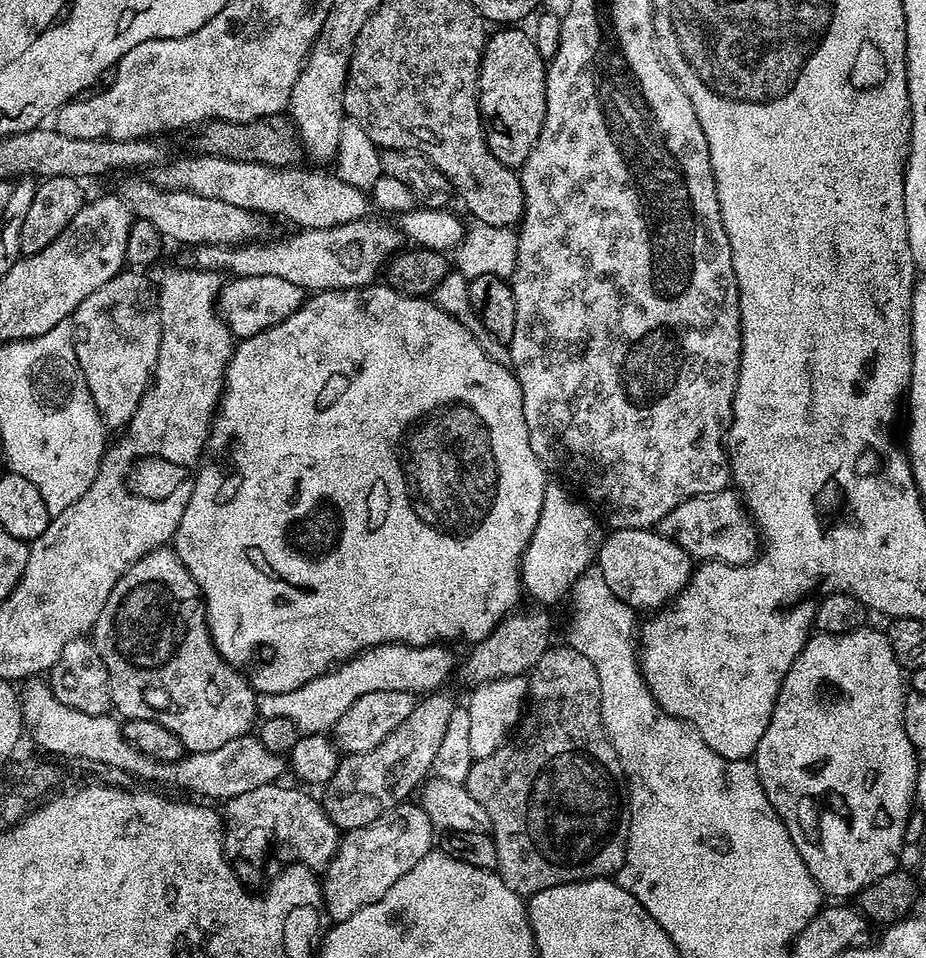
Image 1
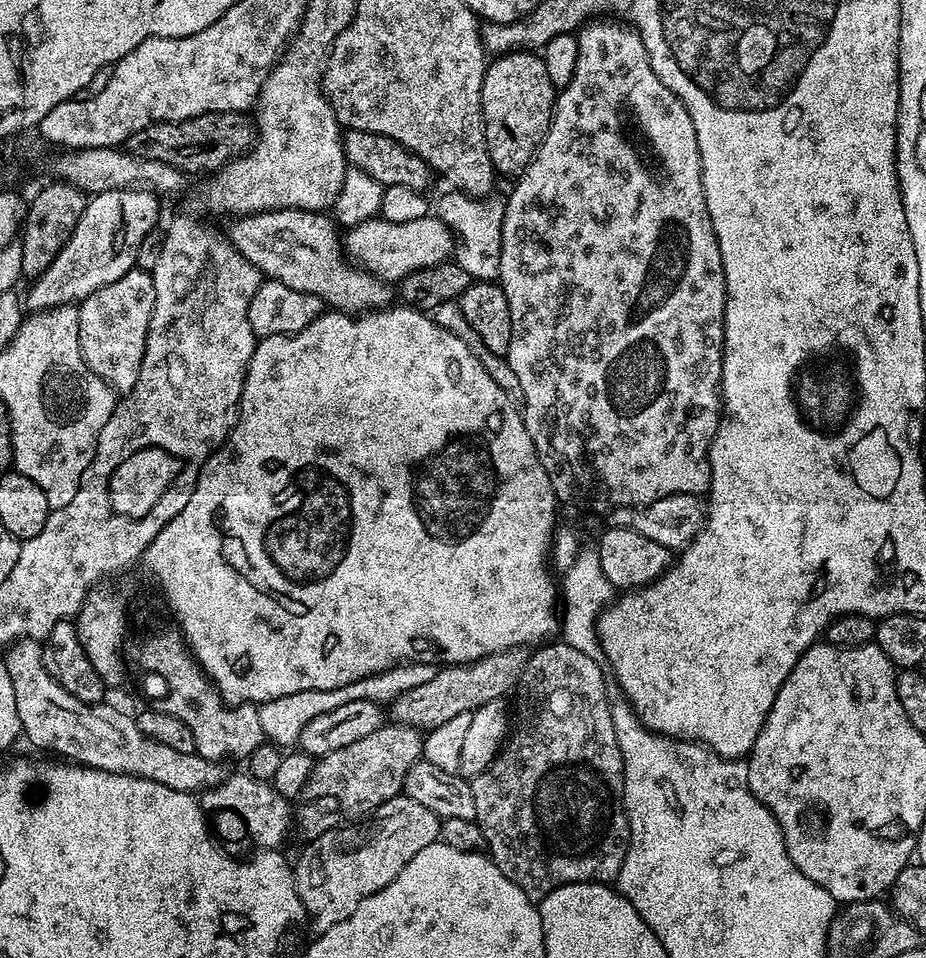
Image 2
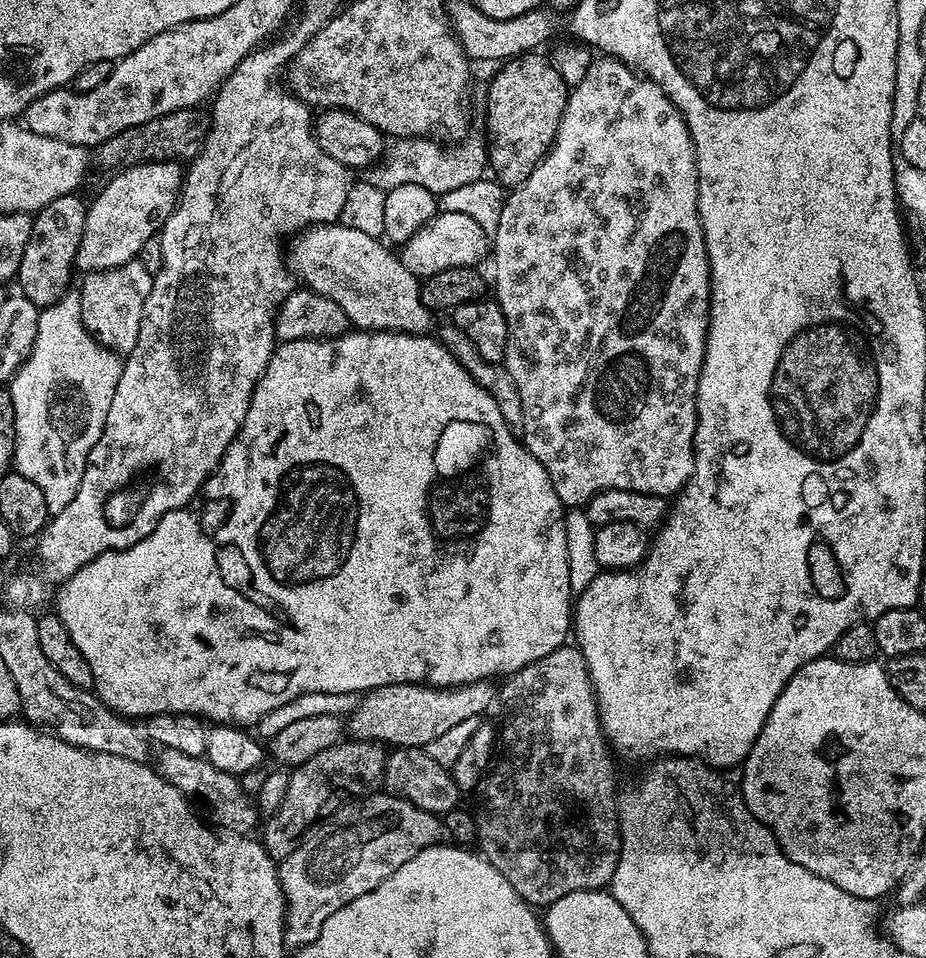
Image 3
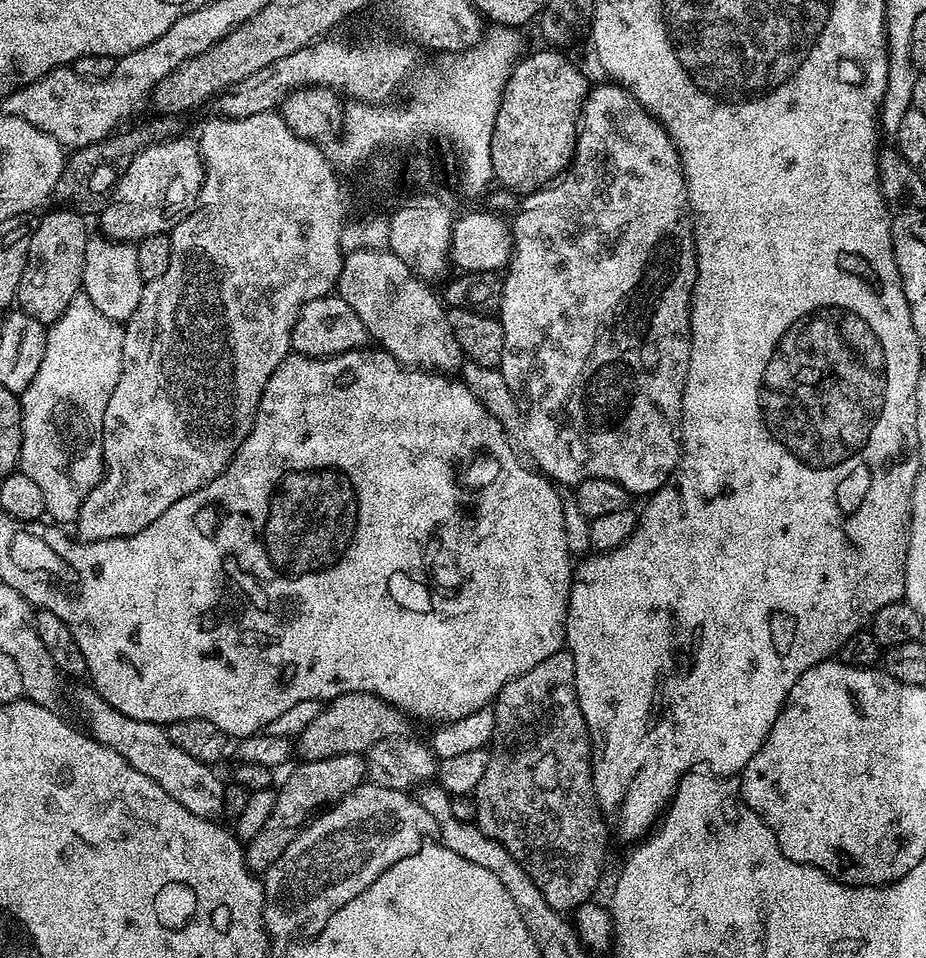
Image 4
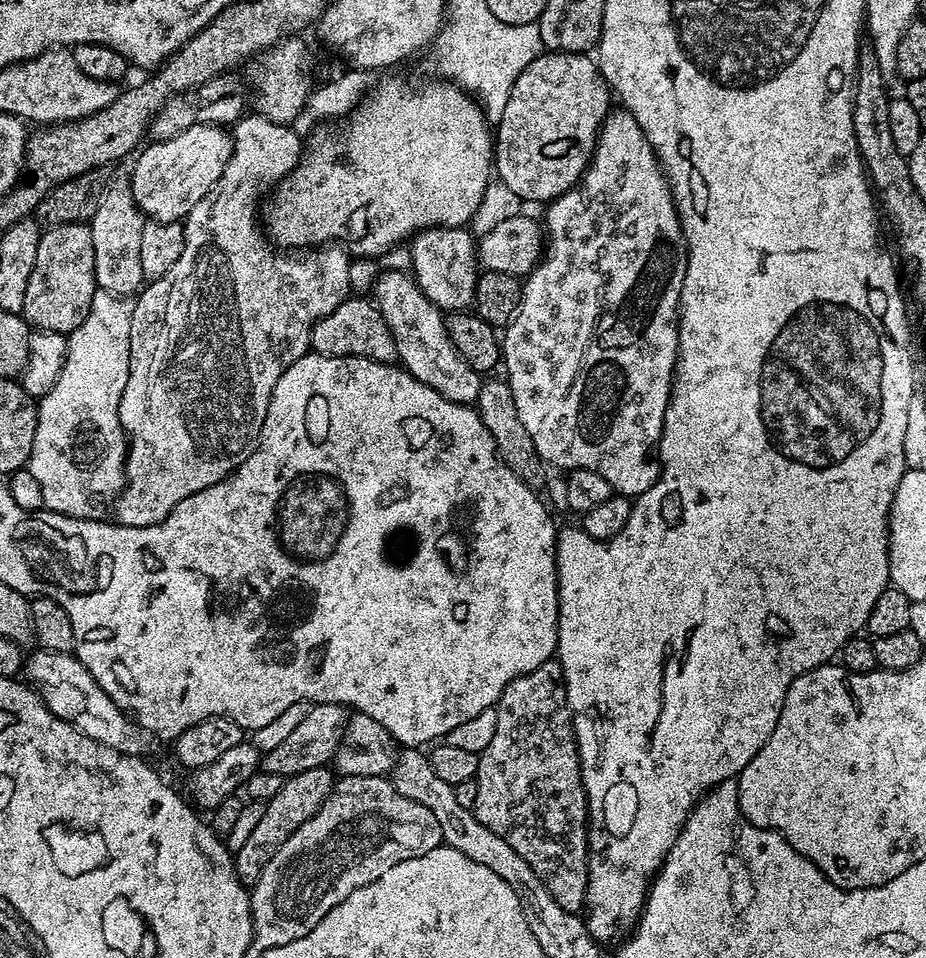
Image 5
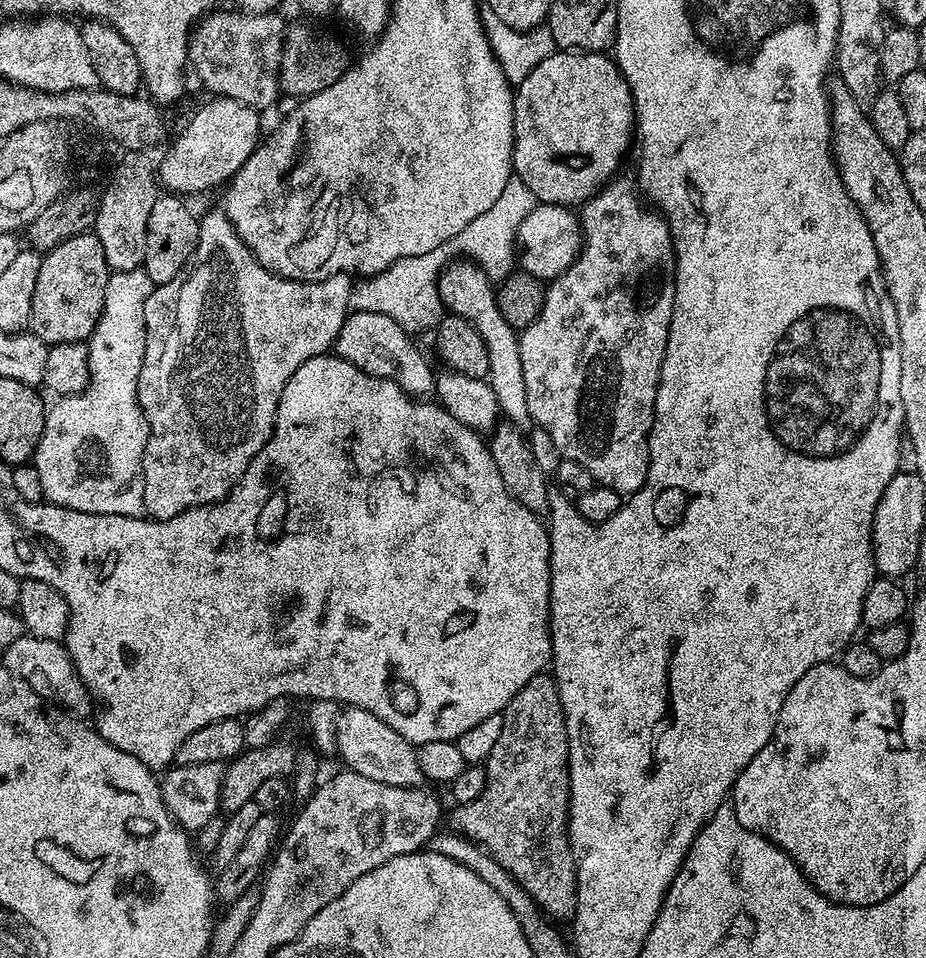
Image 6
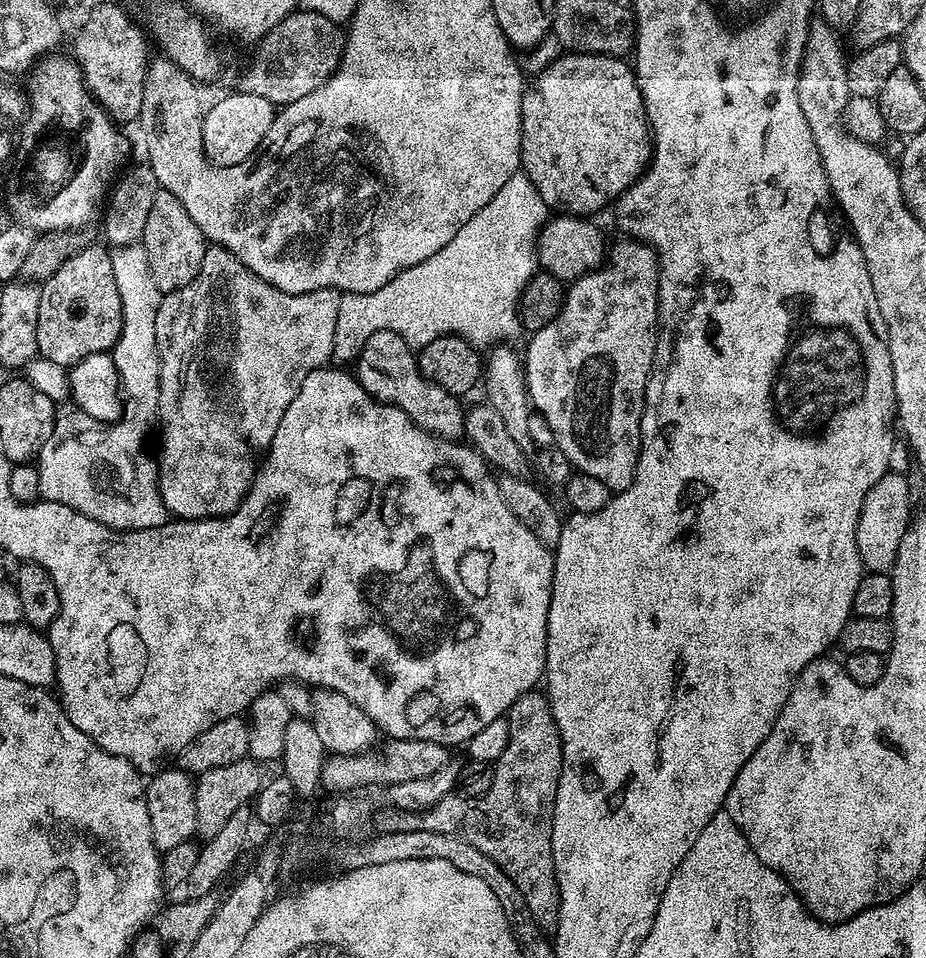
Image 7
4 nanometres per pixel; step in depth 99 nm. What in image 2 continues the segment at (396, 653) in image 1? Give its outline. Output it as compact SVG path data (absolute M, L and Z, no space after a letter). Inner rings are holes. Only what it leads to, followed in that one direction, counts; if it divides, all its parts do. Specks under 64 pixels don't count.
M395 664L385 672L362 678L353 684L347 684L334 690L302 690L298 694L286 694L286 698L274 698L258 707L258 719L262 725L262 734L265 741L271 742L281 749L288 750L297 743L299 735L308 722L313 721L320 714L327 714L348 702L358 702L366 699L381 706L396 700L406 690L414 690L416 686L426 686L430 678L437 672L434 664Z

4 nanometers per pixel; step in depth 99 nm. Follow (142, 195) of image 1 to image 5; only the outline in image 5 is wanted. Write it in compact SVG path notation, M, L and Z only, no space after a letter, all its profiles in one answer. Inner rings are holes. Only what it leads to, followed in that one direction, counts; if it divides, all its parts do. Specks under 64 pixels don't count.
M384 270L374 281L374 303L396 343L396 355L405 372L418 382L438 390L442 398L469 406L475 405L482 383L481 373L475 372L458 354L444 325L446 316L416 285L411 275L402 270Z

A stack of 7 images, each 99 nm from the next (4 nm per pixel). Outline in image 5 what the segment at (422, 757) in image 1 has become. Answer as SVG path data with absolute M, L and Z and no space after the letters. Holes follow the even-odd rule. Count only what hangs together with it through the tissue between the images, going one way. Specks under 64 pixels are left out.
M328 766L318 770L305 770L302 774L294 774L285 779L282 790L278 790L278 794L274 794L274 798L270 798L264 804L262 818L246 837L242 850L234 853L236 873L241 884L251 886L258 882L262 870L266 870L266 862L270 862L270 858L278 854L282 842L286 842L286 838L290 838L290 834L294 834L294 830L302 826L302 822L314 818L322 802L326 802L326 798L332 793L333 783L334 772Z

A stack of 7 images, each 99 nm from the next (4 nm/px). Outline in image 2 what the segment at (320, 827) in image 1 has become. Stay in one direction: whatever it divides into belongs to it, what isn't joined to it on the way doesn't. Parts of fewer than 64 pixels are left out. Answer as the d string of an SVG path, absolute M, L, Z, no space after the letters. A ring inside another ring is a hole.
M247 774L225 775L224 781L203 793L202 804L208 810L217 808L220 812L233 812L244 823L245 834L260 850L279 849L288 832L288 824L290 828L294 820L294 808L289 800L282 798L282 794L278 794L269 781L256 780Z

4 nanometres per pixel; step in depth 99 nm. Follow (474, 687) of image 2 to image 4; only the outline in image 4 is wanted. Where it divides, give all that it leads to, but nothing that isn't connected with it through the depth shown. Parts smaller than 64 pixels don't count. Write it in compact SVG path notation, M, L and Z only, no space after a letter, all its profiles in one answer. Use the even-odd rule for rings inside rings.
M347 692L327 701L321 707L318 718L298 733L294 752L296 756L300 755L301 761L334 758L338 754L364 754L376 742L405 735L409 731L408 723L410 720L405 713L385 700L379 700L374 694Z

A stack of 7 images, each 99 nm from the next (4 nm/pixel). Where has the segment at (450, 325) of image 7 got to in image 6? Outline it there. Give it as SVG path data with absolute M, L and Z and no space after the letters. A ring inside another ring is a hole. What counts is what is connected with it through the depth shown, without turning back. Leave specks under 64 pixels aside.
M515 178L508 180L496 201L485 212L478 214L478 218L474 218L474 222L470 222L470 226L466 226L466 230L462 230L462 234L458 234L455 240L438 246L438 250L430 250L430 254L402 258L376 276L353 283L351 307L357 312L386 314L386 318L394 318L394 322L398 322L398 326L402 326L410 334L417 334L423 328L435 329L445 311L439 298L438 282L441 272L453 258L461 256L476 264L492 282L507 278L514 271L518 260L518 226L522 226L522 218L526 218L526 214L530 214L537 203L534 193L522 181Z

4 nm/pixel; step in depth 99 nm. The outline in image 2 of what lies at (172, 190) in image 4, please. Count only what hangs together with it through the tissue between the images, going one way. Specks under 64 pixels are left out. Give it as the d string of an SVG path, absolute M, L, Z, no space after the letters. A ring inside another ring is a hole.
M123 188L122 190L106 190L97 192L82 210L82 218L78 218L78 226L70 234L66 246L58 250L54 262L46 266L46 270L31 281L26 296L26 308L29 313L45 312L48 308L57 308L63 304L79 305L94 290L102 290L102 286L110 286L110 282L118 282L122 274L136 268L136 251L140 248L142 238L157 227L160 220L161 197L155 192L145 192L139 188Z

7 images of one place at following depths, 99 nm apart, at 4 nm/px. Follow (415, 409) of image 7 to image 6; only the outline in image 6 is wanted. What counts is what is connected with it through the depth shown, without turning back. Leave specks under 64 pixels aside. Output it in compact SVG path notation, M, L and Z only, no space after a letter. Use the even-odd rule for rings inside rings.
M353 311L344 320L342 330L334 345L335 355L346 362L358 366L371 376L381 376L383 380L392 380L413 398L424 398L436 387L436 376L428 366L428 360L420 353L413 337L394 318L386 318L386 314Z

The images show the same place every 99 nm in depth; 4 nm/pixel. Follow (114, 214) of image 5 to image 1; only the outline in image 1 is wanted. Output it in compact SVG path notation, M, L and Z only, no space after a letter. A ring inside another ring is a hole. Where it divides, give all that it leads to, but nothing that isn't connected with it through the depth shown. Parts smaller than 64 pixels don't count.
M125 270L120 272L114 278L110 278L110 282L106 282L106 286L98 286L98 290L94 290L94 294L90 294L90 298L86 298L81 302L74 313L74 343L76 346L78 366L86 378L86 386L90 386L90 398L94 398L94 406L102 418L105 429L108 430L112 430L112 428L116 428L115 430L123 430L127 428L130 418L134 418L134 412L138 410L142 398L148 392L152 383L152 372L156 369L156 363L158 362L158 346L160 345L160 307L158 306L158 288L155 283L151 284L151 282L144 276L147 275L140 270Z

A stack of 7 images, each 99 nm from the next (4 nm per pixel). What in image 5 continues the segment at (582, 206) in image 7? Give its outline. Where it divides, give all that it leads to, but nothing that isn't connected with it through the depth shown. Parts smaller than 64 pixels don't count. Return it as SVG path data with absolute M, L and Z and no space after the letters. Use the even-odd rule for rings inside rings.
M545 51L538 58L534 58L534 62L530 62L530 66L526 66L526 70L522 70L522 74L518 74L518 78L514 82L514 90L510 90L510 98L506 98L506 110L502 110L502 116L499 123L495 125L495 175L506 186L510 186L510 190L514 190L514 194L520 197L521 201L524 202L528 202L528 200L544 200L543 202L551 202L557 200L562 194L566 194L566 190L570 190L573 186L583 180L584 172L588 169L588 164L592 160L592 155L596 149L596 137L600 135L600 127L603 126L604 119L608 116L610 111L608 96L610 97L608 84L604 81L604 75L600 72L599 63L597 63L591 55L581 54L579 52Z

